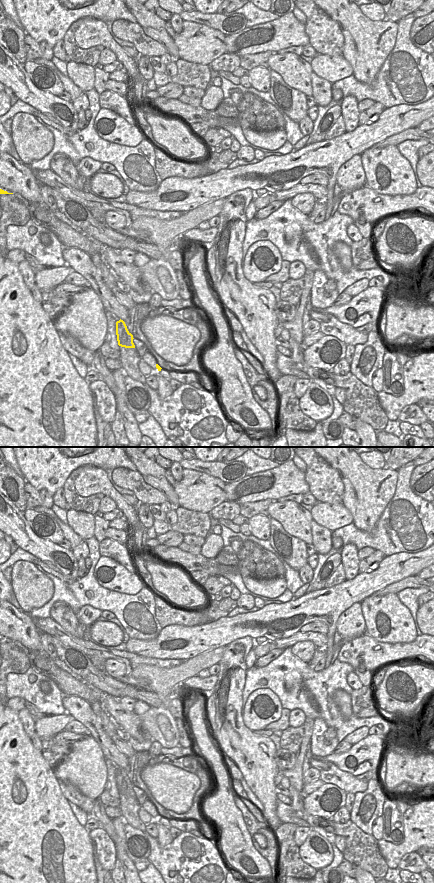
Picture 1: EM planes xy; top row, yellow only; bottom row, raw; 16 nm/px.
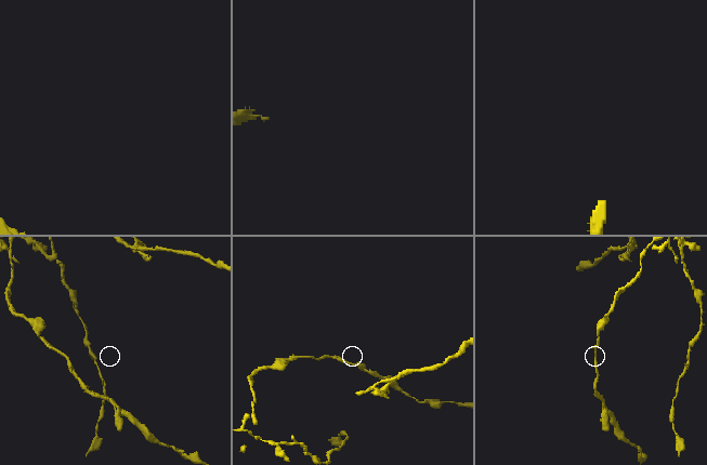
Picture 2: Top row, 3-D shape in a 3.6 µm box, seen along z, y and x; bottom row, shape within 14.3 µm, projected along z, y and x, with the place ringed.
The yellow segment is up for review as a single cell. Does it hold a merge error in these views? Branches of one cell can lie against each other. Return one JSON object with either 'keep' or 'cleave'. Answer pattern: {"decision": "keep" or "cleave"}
{"decision": "cleave"}

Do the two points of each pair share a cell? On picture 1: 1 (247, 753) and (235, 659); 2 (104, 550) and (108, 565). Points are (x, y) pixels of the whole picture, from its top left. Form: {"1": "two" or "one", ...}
{"1": "one", "2": "two"}

